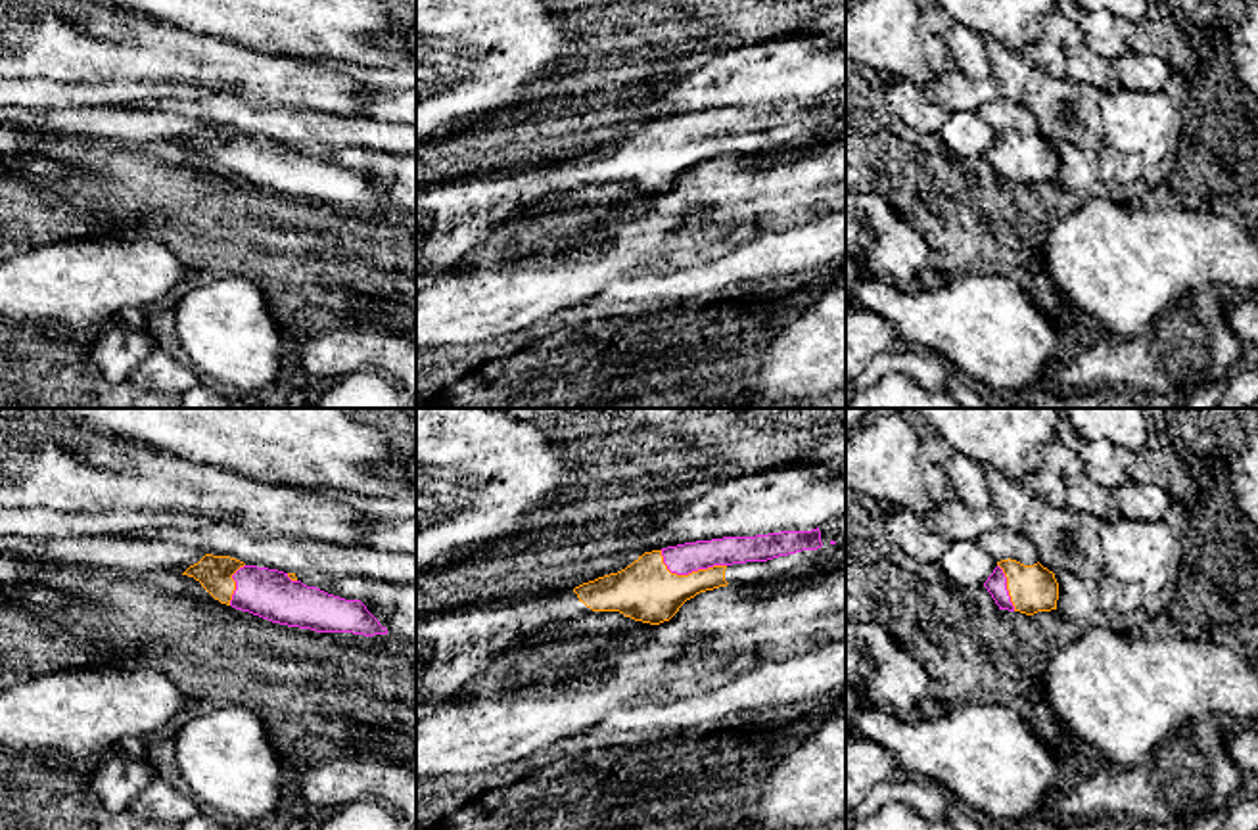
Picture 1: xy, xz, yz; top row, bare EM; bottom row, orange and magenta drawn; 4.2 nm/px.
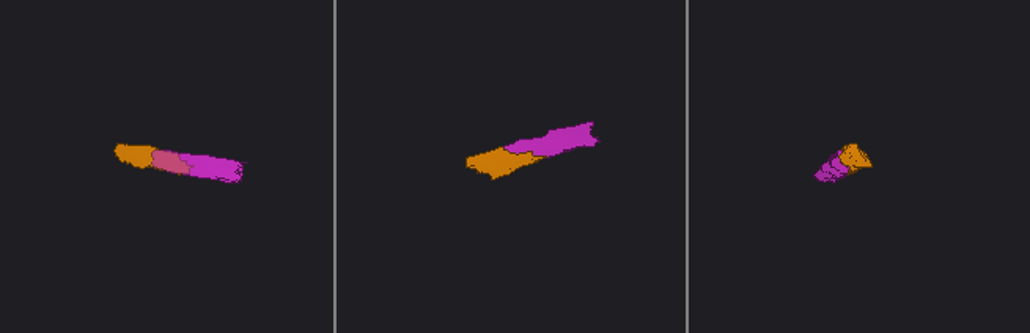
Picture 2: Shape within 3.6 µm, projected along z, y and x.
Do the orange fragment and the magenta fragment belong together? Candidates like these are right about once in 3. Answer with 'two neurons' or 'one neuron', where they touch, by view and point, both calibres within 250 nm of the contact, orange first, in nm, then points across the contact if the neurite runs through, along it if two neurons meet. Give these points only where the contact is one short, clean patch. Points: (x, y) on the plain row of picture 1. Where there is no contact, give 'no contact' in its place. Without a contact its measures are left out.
one neuron; contact xz (689, 144); calibres 260 and 130 nm; way xz (647, 161), (675, 144), (689, 144), (685, 129)

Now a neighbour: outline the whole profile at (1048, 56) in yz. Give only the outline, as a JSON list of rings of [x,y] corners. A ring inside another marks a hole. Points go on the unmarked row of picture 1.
[[[1049,40],[1028,44],[1022,50],[1024,56],[1028,56],[1036,67],[1045,69],[1053,77],[1064,77],[1066,67],[1066,50],[1055,46]]]

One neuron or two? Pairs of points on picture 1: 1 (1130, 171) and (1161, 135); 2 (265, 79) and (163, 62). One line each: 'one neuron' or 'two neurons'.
1: two neurons
2: one neuron

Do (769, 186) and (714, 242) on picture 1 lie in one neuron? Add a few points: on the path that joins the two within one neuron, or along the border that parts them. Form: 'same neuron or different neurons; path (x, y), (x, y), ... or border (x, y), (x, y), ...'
same neuron; path (754, 192), (720, 227)

